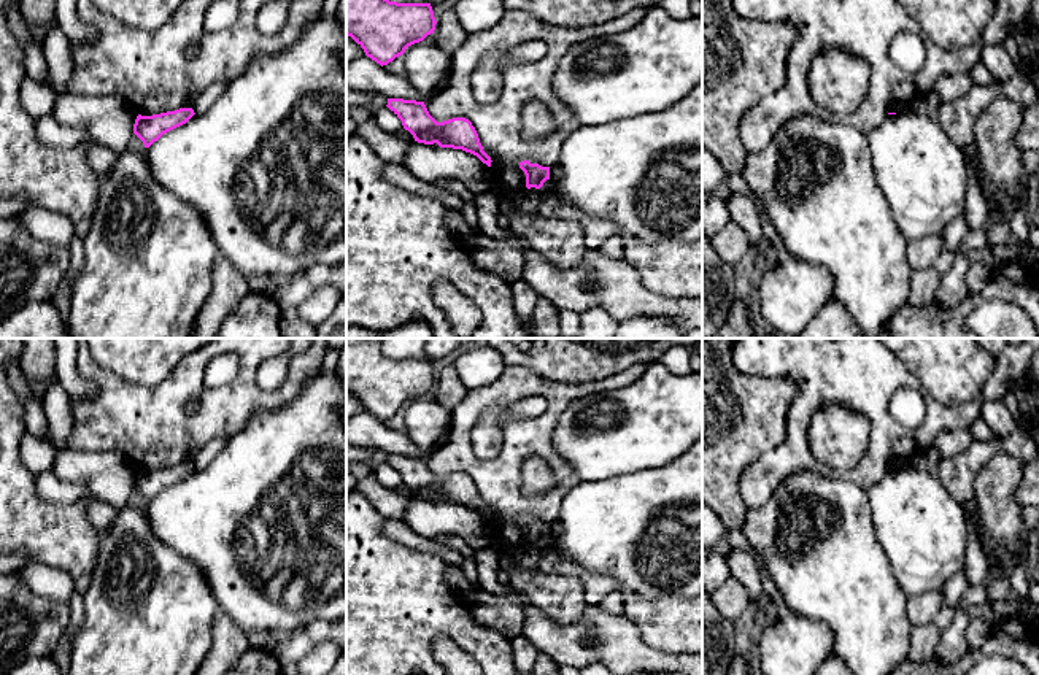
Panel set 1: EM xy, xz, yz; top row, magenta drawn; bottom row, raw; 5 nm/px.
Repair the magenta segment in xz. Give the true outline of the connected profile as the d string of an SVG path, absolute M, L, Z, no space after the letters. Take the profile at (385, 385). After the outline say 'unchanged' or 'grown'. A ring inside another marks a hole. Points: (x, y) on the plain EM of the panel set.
M346 338L346 391L377 419L388 421L435 386L431 359L397 359L381 351L383 338Z; unchanged

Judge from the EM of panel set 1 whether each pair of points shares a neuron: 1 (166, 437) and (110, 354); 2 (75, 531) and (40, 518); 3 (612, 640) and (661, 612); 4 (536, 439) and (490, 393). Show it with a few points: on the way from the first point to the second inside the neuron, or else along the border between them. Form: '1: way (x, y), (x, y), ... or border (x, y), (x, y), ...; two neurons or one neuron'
1: border (94, 362), (129, 381), (158, 385), (164, 380); two neurons
2: way (67, 531), (53, 531), (48, 526); one neuron
3: border (621, 613), (650, 645), (666, 650); two neurons
4: way (552, 413), (552, 399), (540, 388), (515, 388); one neuron

